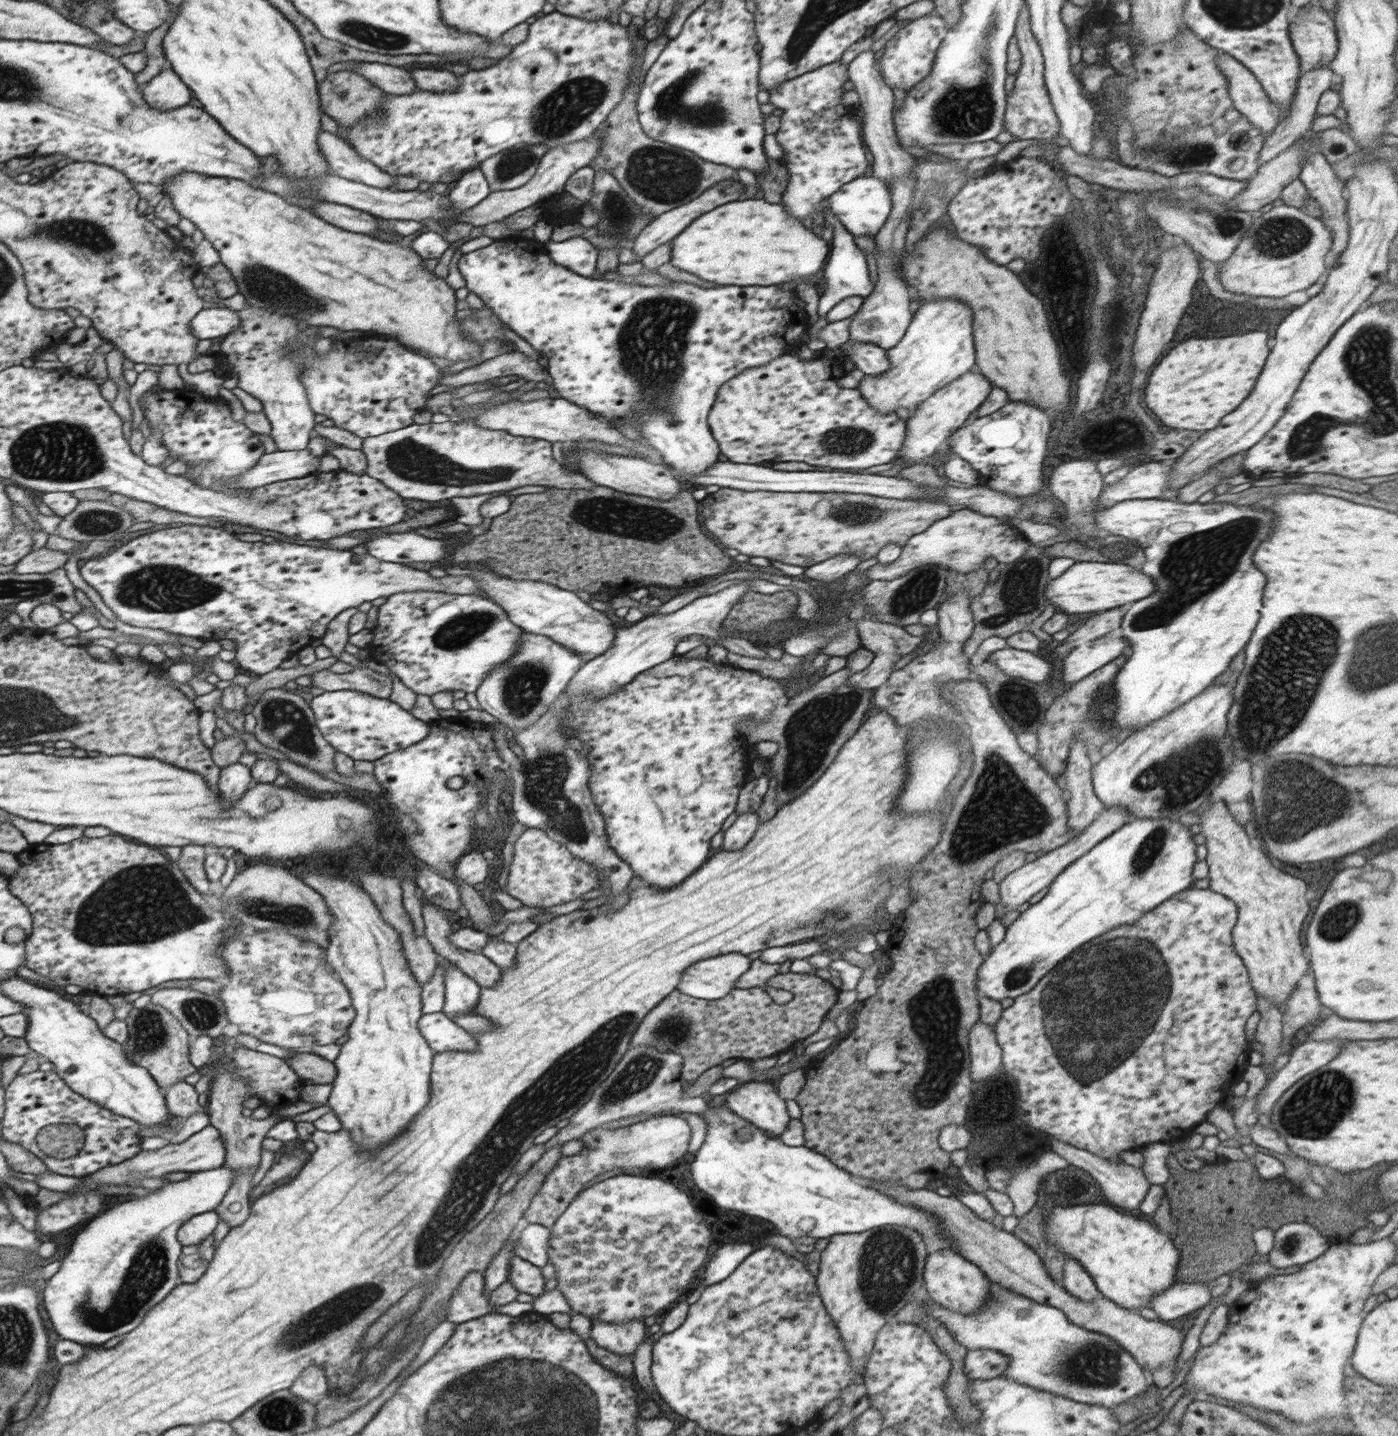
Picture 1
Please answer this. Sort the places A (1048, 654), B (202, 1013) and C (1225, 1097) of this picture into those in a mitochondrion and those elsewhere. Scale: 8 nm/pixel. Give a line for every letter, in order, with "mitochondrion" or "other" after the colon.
A: other
B: mitochondrion
C: other

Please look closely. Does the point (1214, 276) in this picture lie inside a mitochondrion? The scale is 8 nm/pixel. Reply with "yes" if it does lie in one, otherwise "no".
no

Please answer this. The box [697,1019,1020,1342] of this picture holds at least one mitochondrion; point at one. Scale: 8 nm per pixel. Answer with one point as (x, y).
(888, 1263)

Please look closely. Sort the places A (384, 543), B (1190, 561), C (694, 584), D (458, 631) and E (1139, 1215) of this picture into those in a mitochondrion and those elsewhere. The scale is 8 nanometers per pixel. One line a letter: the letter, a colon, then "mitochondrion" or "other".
A: other
B: mitochondrion
C: other
D: mitochondrion
E: other

